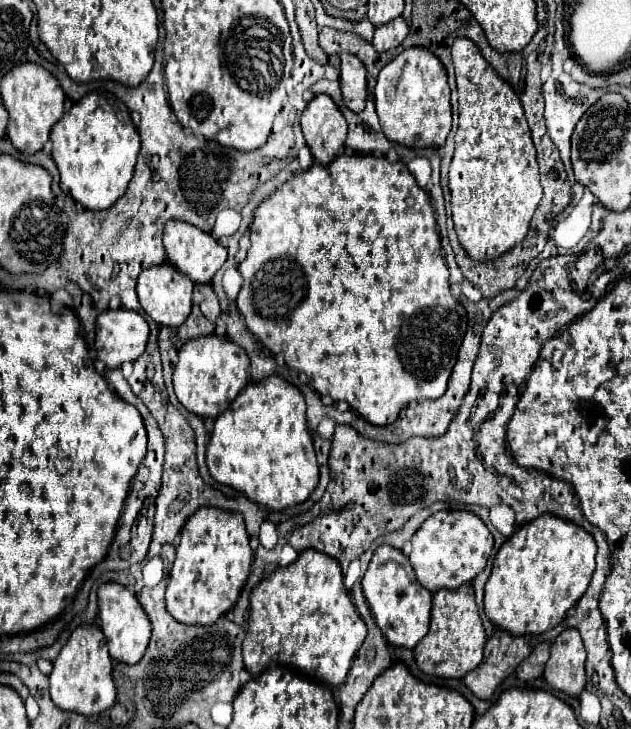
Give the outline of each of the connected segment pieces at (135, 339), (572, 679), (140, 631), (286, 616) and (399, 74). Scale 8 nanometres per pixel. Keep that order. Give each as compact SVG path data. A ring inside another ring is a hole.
M105 310L97 316L95 348L97 358L107 368L119 368L123 362L137 360L149 340L147 322L133 310Z
M565 628L551 644L551 658L545 664L545 680L551 688L579 696L585 688L585 648L575 628Z
M105 582L99 592L99 618L101 618L101 630L105 634L107 646L109 646L109 654L125 664L137 664L149 644L149 636L151 636L151 622L147 618L147 614L143 612L137 596L133 592L129 592L123 584L119 582Z
M305 550L293 564L277 568L273 576L259 582L251 590L249 600L243 658L245 668L253 676L281 664L331 688L345 682L355 652L367 636L367 626L345 590L343 572L335 558L317 550Z
M405 48L379 72L375 106L391 142L407 148L441 148L451 130L451 90L441 60L427 48Z

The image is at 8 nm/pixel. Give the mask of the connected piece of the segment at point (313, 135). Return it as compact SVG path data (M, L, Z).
M315 96L301 114L301 128L313 158L319 164L333 162L347 138L347 122L337 104L325 96Z

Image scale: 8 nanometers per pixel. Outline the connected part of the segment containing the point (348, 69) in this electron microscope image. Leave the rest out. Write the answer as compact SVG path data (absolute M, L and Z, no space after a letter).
M345 52L341 54L341 92L343 92L343 102L353 110L353 112L363 112L365 102L367 102L367 72L363 62Z

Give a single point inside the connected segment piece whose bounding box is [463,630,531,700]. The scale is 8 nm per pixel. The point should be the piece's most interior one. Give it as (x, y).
(504, 652)

